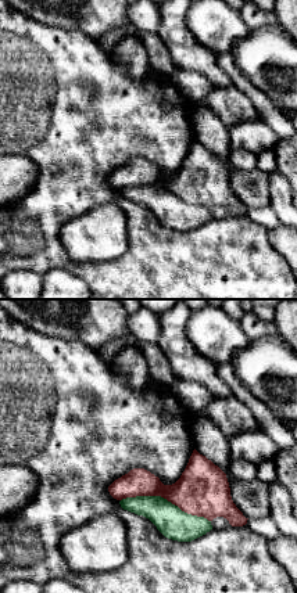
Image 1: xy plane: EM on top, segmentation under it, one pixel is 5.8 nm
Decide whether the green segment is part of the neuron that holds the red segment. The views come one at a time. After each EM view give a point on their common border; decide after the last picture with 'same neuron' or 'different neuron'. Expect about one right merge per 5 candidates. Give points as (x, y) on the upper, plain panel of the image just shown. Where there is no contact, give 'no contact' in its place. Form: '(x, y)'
(165, 187)

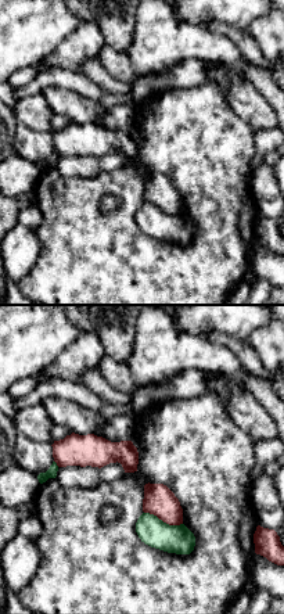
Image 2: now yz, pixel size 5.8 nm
(164, 211)

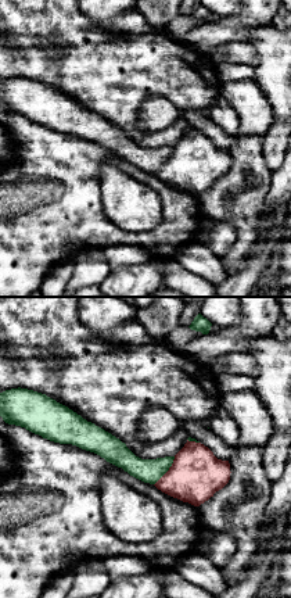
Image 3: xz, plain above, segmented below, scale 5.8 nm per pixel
(168, 160)

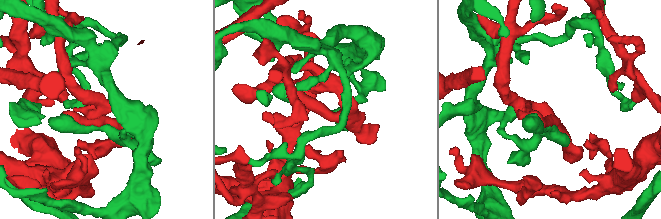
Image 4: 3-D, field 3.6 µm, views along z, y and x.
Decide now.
different neuron

